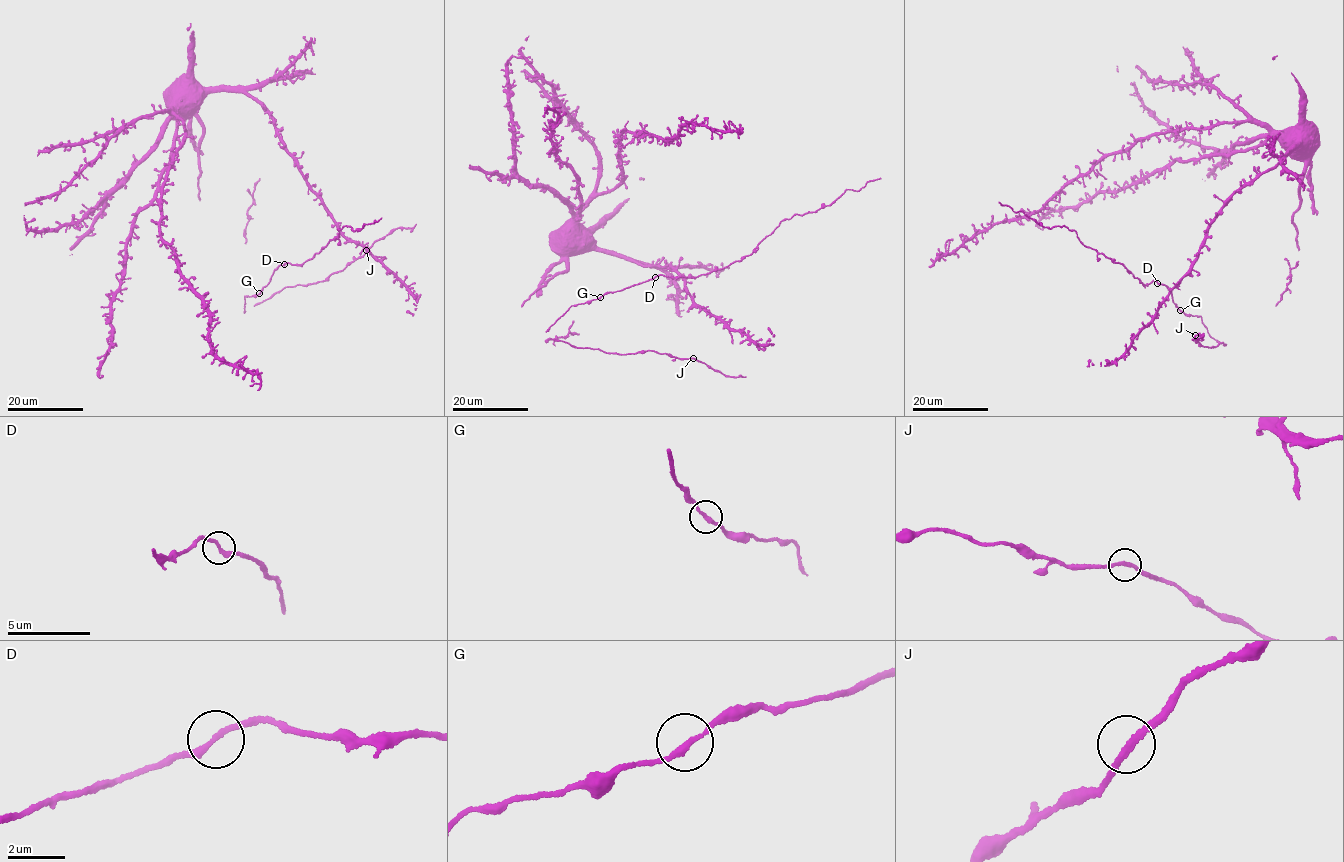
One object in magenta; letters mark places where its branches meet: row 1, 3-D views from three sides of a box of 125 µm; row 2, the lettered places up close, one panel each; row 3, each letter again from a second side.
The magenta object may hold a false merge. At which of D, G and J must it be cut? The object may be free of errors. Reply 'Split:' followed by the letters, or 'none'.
Split: none

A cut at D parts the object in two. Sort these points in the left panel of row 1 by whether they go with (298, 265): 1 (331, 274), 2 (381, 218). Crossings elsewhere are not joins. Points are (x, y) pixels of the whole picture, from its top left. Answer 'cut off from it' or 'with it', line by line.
1: cut off from it
2: with it

